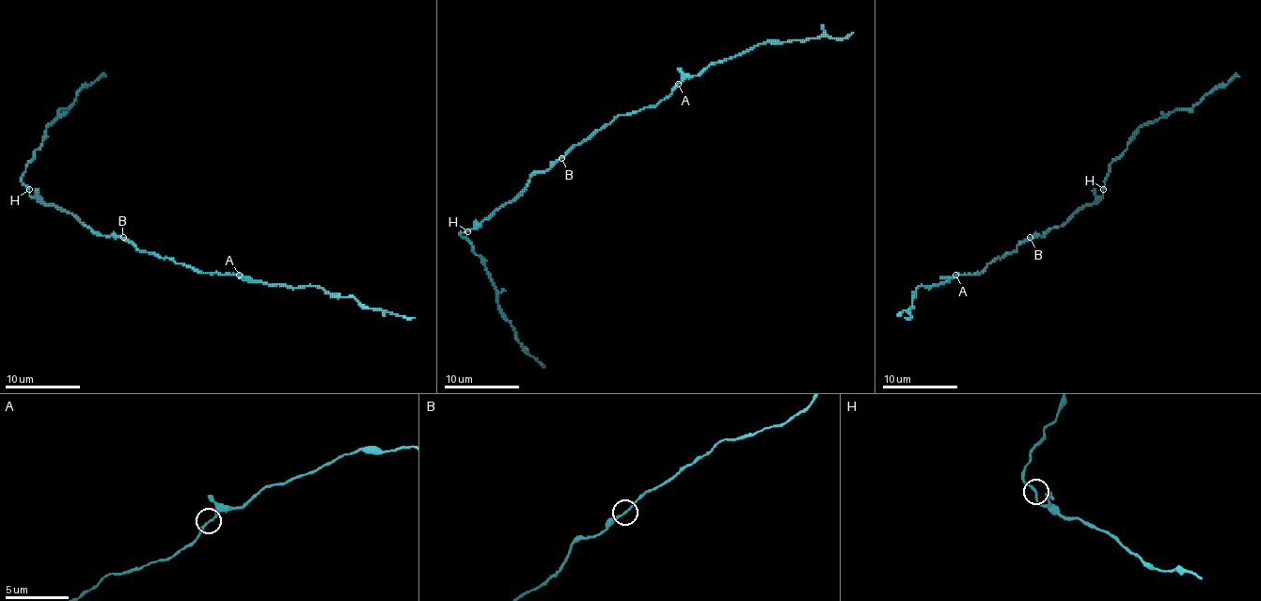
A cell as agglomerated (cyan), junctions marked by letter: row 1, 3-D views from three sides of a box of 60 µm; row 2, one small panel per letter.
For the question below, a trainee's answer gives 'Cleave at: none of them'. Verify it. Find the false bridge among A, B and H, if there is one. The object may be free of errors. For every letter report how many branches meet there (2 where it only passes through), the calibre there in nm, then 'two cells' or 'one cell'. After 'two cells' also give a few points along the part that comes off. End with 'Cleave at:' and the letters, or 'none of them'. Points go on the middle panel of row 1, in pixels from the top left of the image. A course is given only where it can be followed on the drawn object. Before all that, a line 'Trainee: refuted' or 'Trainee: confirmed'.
Trainee: confirmed
A: 2 | 180 nm | one cell
B: 2 | 180 nm | one cell
H: 2 | 160 nm | one cell
Cleave at: none of them

